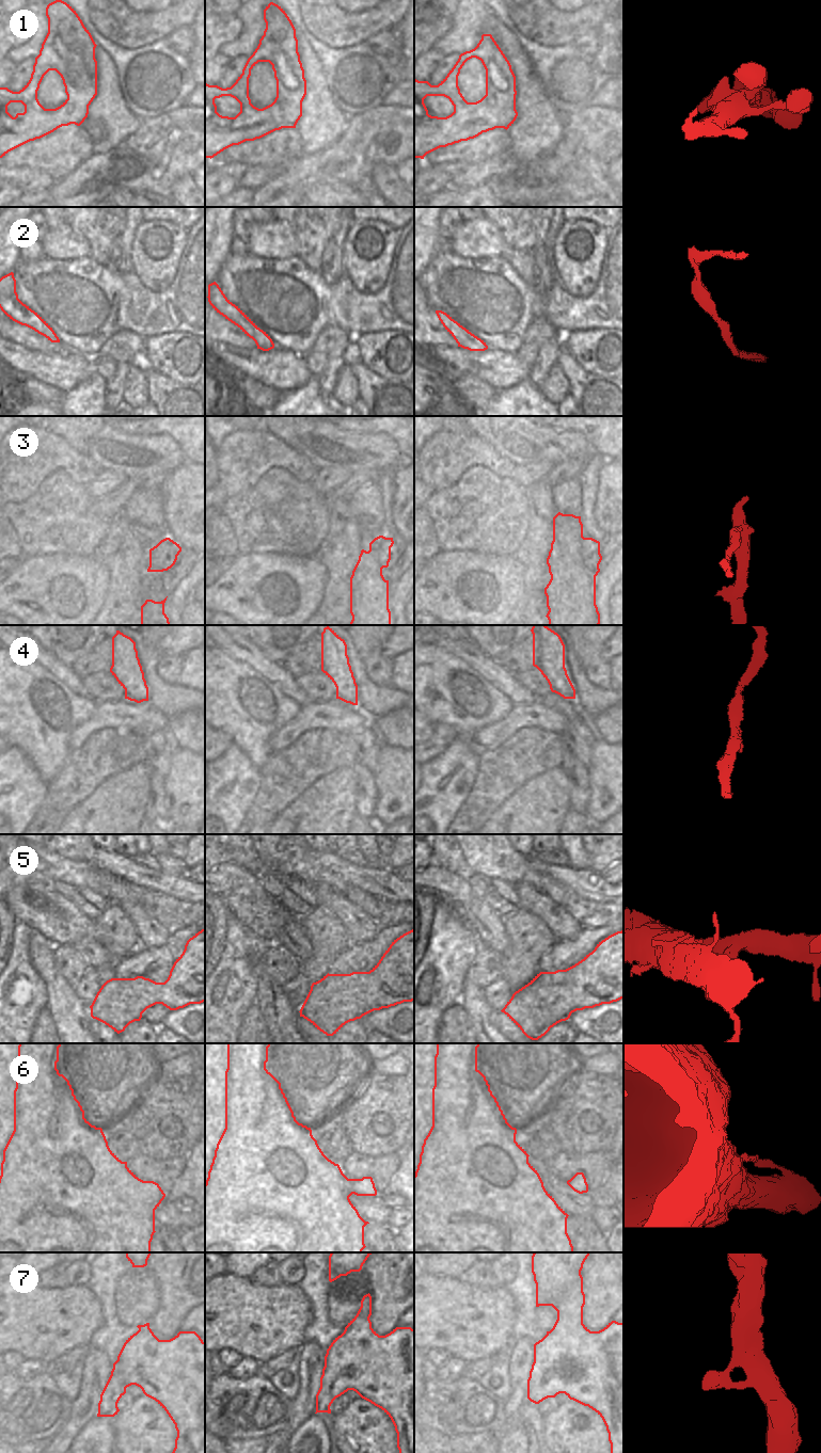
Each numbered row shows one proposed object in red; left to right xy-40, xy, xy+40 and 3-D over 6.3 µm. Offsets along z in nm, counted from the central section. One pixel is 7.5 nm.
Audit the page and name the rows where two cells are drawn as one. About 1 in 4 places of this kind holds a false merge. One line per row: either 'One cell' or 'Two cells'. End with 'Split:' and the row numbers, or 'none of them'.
1: One cell
2: One cell
3: Two cells
4: One cell
5: One cell
6: Two cells
7: One cell
Split: 3, 6

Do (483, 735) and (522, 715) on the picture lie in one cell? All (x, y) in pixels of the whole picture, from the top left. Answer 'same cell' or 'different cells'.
same cell

